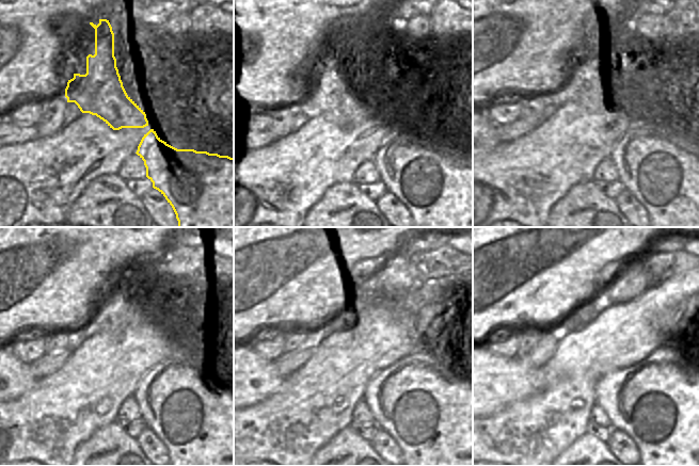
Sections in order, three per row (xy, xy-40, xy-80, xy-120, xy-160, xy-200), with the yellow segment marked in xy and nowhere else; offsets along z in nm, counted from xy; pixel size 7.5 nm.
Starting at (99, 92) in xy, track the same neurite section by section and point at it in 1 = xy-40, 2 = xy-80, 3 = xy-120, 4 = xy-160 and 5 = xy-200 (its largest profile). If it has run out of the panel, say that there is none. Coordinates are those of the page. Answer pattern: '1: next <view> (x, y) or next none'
1: next xy-40 (337, 93)
2: next xy-80 (585, 82)
3: next xy-120 (113, 314)
4: next xy-160 (353, 307)
5: next xy-200 (560, 332)

